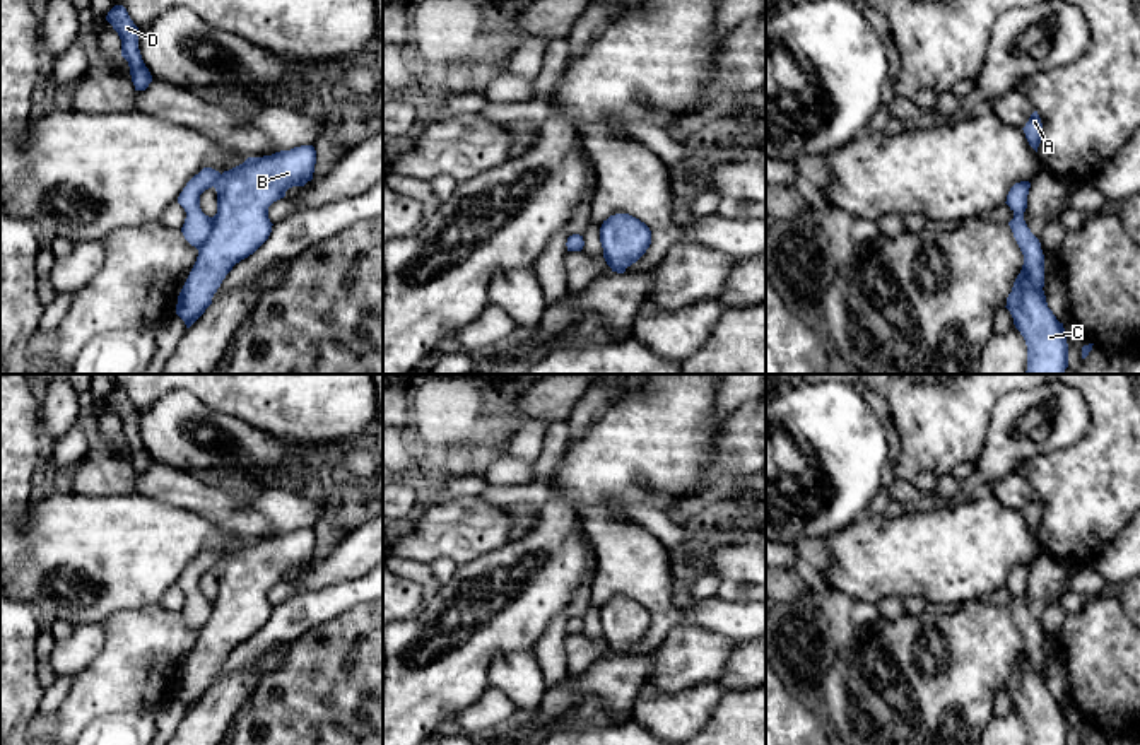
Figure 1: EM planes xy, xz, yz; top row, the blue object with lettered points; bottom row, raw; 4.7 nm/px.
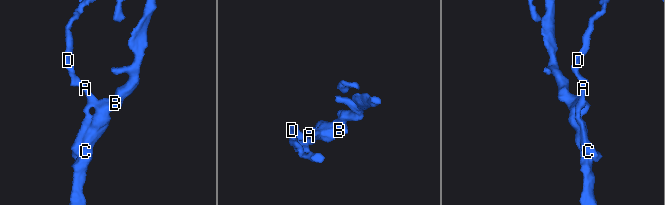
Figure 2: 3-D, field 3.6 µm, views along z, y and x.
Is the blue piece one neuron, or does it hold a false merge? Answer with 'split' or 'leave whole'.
split

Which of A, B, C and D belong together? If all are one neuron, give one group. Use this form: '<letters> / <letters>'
A D / B C

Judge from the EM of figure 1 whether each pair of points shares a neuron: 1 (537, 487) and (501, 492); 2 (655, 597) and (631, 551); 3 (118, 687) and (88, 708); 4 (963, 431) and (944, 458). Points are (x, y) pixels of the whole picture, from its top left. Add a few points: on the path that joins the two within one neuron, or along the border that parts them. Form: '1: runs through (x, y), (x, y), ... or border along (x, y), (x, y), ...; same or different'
1: runs through (528, 492), (510, 492); same
2: runs through (652, 585), (633, 563); same
3: runs through (111, 687), (94, 701); same
4: runs through (956, 438), (944, 451); same

